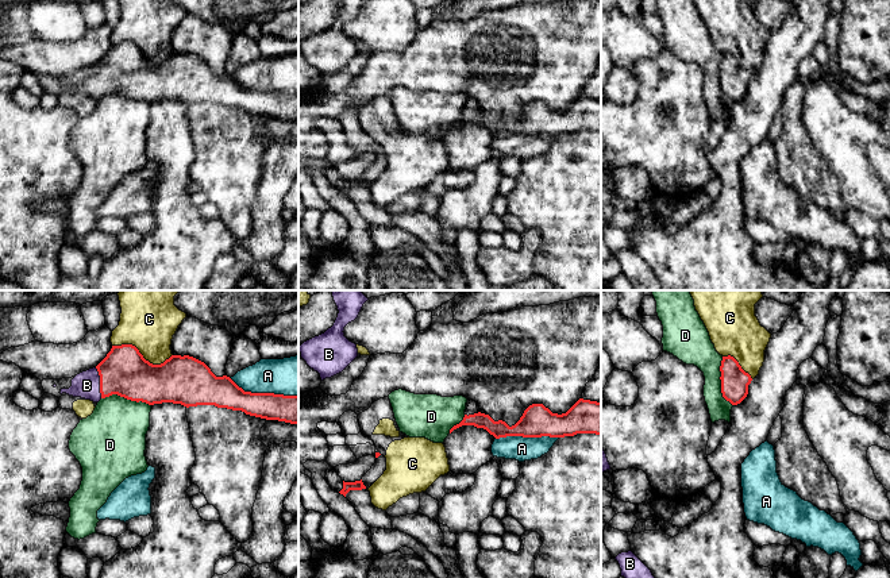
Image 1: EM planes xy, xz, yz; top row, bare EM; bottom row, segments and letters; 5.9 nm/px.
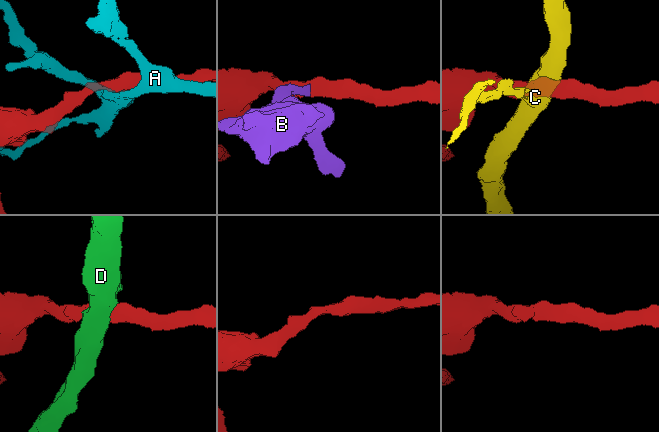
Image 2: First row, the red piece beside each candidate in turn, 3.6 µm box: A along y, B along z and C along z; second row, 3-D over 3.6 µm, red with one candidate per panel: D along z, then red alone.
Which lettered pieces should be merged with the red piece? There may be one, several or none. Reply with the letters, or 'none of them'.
B

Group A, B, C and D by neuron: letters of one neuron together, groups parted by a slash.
A / B / C / D

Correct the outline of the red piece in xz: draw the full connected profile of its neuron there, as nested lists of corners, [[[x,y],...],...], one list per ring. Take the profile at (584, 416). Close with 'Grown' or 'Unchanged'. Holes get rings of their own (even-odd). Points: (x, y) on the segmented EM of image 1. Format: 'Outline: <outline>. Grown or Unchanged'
Outline: [[[579,398],[566,413],[552,413],[543,404],[529,405],[520,420],[509,427],[505,421],[494,421],[489,415],[465,415],[463,420],[450,429],[474,425],[486,429],[496,439],[506,436],[565,438],[577,434],[601,435],[601,402]]]. Unchanged

